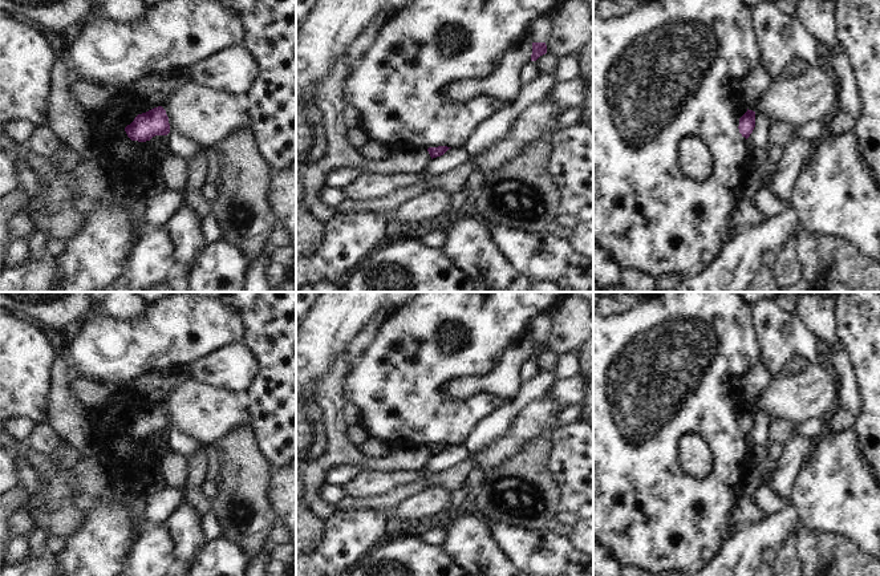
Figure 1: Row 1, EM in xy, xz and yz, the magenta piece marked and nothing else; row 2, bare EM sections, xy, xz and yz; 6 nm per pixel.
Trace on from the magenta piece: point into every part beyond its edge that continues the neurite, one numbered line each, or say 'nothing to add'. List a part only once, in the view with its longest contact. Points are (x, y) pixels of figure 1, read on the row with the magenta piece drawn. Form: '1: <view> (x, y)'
nothing to add

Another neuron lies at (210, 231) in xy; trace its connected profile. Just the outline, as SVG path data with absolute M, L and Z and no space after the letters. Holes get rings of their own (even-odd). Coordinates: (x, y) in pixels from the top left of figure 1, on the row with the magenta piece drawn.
M212 214L207 215L204 219L200 220L200 234L206 244L212 244L222 239L222 234L216 219Z

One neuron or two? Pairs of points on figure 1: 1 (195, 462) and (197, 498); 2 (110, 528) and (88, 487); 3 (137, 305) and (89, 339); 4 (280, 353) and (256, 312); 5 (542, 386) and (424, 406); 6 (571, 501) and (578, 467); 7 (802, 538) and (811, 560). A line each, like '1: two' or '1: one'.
1: one
2: two
3: two
4: one
5: two
6: one
7: one

